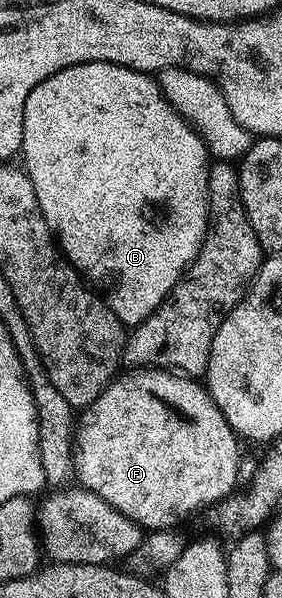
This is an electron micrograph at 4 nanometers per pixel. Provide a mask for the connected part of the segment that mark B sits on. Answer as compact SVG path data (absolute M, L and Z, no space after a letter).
M104 61L70 65L67 69L57 71L49 79L37 83L37 87L29 91L29 99L25 99L22 157L27 178L33 183L33 191L37 191L37 203L41 207L41 215L47 226L51 228L51 232L55 234L55 240L59 248L63 250L64 257L79 270L88 282L98 286L103 300L107 302L113 315L117 315L117 319L122 321L124 326L137 326L146 317L153 315L153 311L157 311L159 304L175 290L177 282L183 280L187 270L198 257L209 224L207 144L199 136L195 126L167 102L167 96L160 89L158 80L152 74Z

